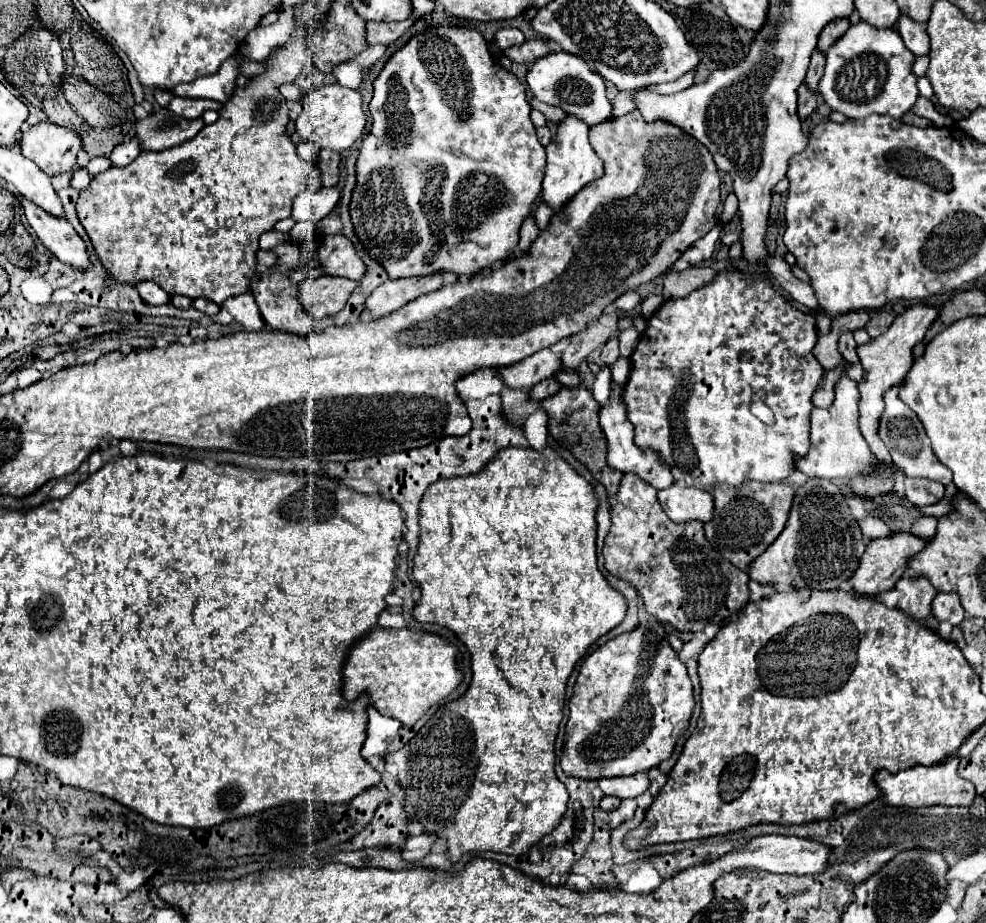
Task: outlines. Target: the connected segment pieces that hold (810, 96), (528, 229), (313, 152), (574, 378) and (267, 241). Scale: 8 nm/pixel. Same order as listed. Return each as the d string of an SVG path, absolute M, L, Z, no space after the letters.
M807 85L799 87L799 107L797 107L797 115L801 121L805 121L817 107L817 97L811 89L807 89Z
M533 217L525 219L525 223L521 227L521 241L517 245L517 251L519 253L527 253L527 249L533 245L533 241L537 239L537 235L539 235L539 229L535 225L535 219Z
M301 141L301 143L297 145L297 155L299 155L303 161L313 163L313 165L319 161L319 149L313 147L313 145L307 143L307 141Z
M559 369L553 373L553 377L557 379L557 383L561 383L563 387L579 387L583 383L581 375L573 373L573 371L567 371L567 369Z
M267 231L261 235L261 249L273 249L277 245L283 245L289 241L289 235L281 235L279 231Z

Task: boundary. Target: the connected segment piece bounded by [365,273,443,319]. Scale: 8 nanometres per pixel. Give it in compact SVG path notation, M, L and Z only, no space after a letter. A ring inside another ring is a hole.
M427 275L427 277L411 277L411 279L387 279L377 287L369 299L365 301L365 309L371 313L373 319L381 319L393 311L397 311L401 305L407 305L409 301L437 291L441 287L443 275Z

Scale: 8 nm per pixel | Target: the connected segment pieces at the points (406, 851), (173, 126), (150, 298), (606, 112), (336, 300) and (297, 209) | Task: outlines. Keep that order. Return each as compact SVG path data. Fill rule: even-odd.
M429 833L409 837L405 841L405 845L401 847L401 855L405 855L405 861L417 863L417 861L421 861L429 853L429 849L431 849L433 843L435 843L435 837L429 835Z
M167 107L155 109L145 119L137 119L135 135L141 149L145 151L163 151L183 141L195 137L205 123L201 119L181 119L179 115L169 115Z
M139 281L135 287L137 287L139 295L141 295L147 303L153 303L153 305L169 303L169 293L165 293L165 291L163 291L157 283L153 283L153 281Z
M559 51L559 53L549 53L549 55L537 59L527 71L527 85L535 99L539 99L547 105L561 107L569 115L581 117L581 121L587 123L589 127L593 127L613 115L613 105L605 97L603 79L597 73L593 73L589 69L589 65L577 55Z
M317 277L305 279L299 285L299 301L313 321L339 313L351 291L357 287L355 281L341 277Z
M323 187L319 191L303 191L293 199L293 211L291 217L295 221L321 221L331 211L335 211L335 205L339 201L339 189L337 187Z

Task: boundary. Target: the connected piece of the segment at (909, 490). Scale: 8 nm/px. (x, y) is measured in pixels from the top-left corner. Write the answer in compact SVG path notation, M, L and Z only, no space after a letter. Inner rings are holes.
M905 479L905 495L915 507L935 505L943 499L945 487L929 479Z

